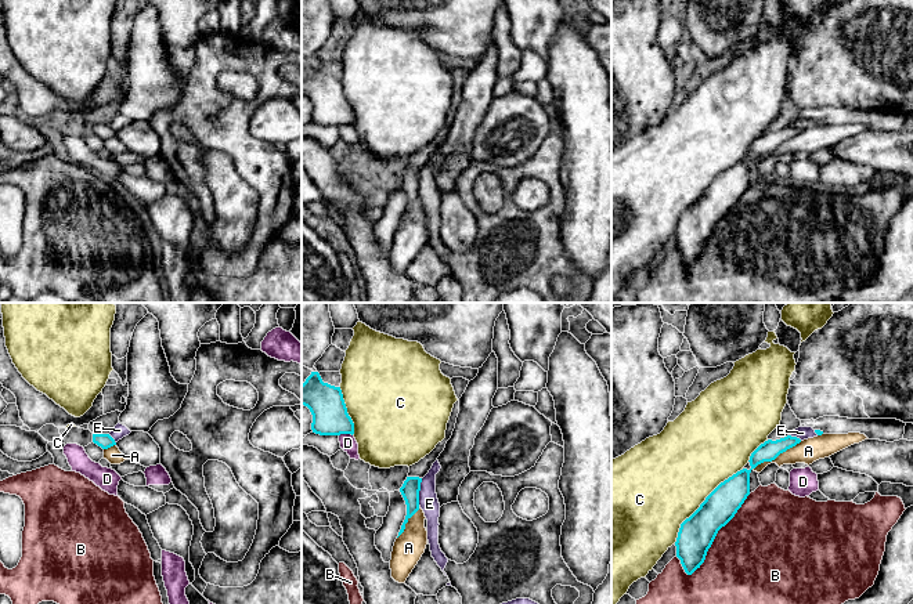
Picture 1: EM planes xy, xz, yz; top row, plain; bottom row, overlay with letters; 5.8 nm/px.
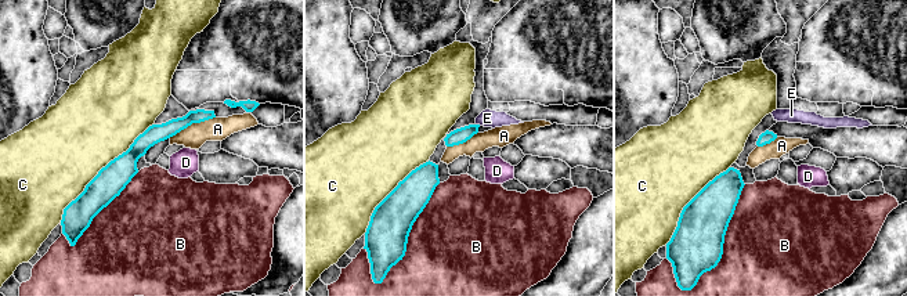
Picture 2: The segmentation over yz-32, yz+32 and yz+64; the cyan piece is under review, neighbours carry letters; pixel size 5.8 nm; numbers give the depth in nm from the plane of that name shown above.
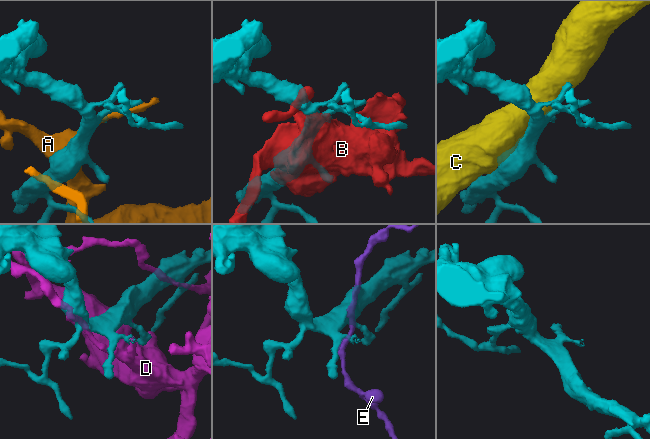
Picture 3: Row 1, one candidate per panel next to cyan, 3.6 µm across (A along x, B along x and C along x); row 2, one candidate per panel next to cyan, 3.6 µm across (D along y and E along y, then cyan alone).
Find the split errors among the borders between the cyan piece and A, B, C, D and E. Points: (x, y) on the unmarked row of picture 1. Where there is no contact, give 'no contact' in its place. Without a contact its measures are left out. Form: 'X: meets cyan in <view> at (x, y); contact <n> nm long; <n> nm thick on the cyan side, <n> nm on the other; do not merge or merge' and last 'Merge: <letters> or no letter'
A: meets cyan in yz at (776, 147); contact 340 nm long; 120 nm thick on the cyan side, 140 nm on the other; do not merge
B: meets cyan in yz at (715, 225); contact 600 nm long; 200 nm thick on the cyan side, 500 nm on the other; do not merge
C: meets cyan in yz at (703, 192); contact 600 nm long; 200 nm thick on the cyan side, 500 nm on the other; do not merge
D: meets cyan in xz at (345, 123); contact 80 nm long; 200 nm thick on the cyan side, 100 nm on the other; do not merge
E: meets cyan in xz at (418, 183); contact 160 nm long; 110 nm thick on the cyan side, 110 nm on the other; do not merge
Merge: no letter

